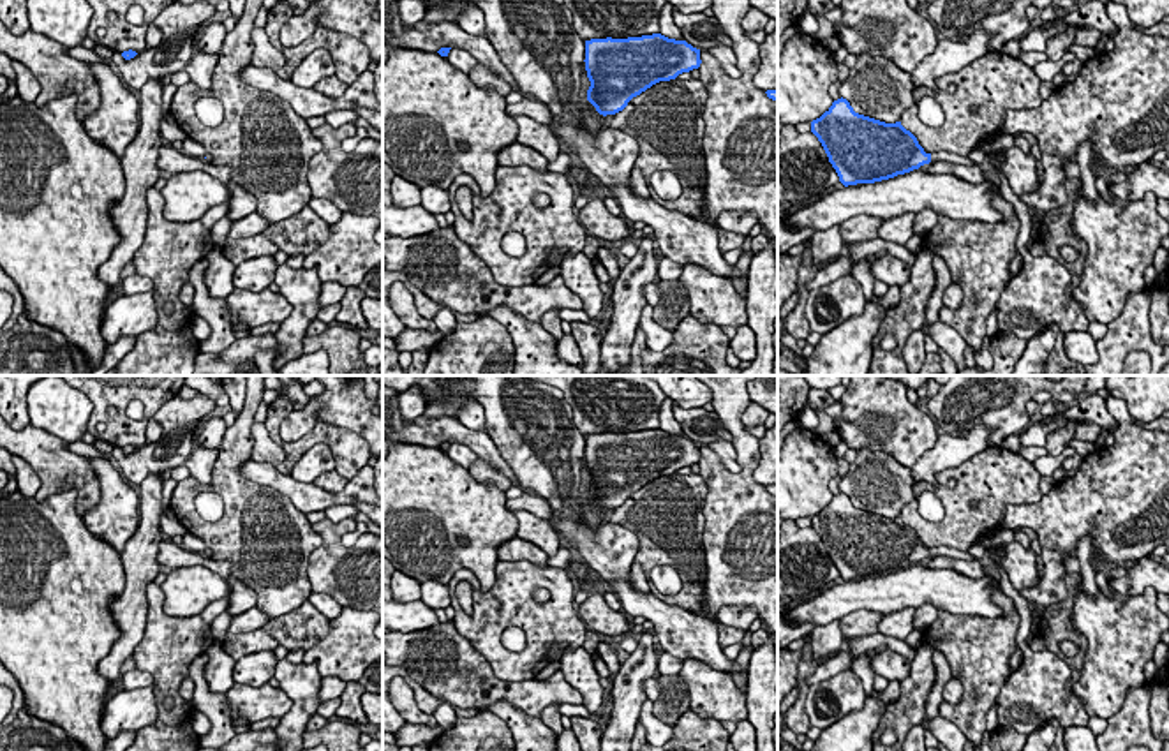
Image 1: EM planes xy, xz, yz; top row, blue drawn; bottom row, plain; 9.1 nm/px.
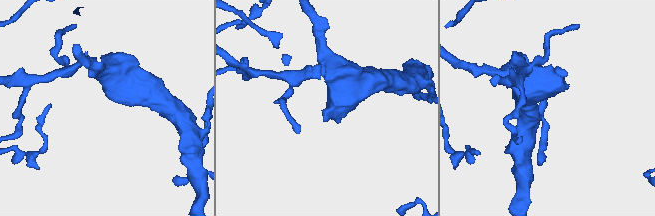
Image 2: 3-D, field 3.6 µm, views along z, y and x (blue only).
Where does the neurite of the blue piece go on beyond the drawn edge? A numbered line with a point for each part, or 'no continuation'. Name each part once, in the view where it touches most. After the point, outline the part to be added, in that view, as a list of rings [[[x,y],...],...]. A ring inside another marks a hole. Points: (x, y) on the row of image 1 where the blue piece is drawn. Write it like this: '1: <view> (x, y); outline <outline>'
1: yz (938, 156); outline [[[934,152],[934,153],[931,153],[931,162],[934,162],[934,160],[949,160],[954,164],[963,164],[963,166],[977,166],[968,157],[961,157],[961,155],[952,153],[952,152]]]

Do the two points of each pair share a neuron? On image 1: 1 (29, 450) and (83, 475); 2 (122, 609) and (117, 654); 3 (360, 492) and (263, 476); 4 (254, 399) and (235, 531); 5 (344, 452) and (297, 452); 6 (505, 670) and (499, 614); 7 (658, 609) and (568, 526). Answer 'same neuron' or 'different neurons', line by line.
1: same neuron
2: same neuron
3: same neuron
4: same neuron
5: same neuron
6: same neuron
7: same neuron

